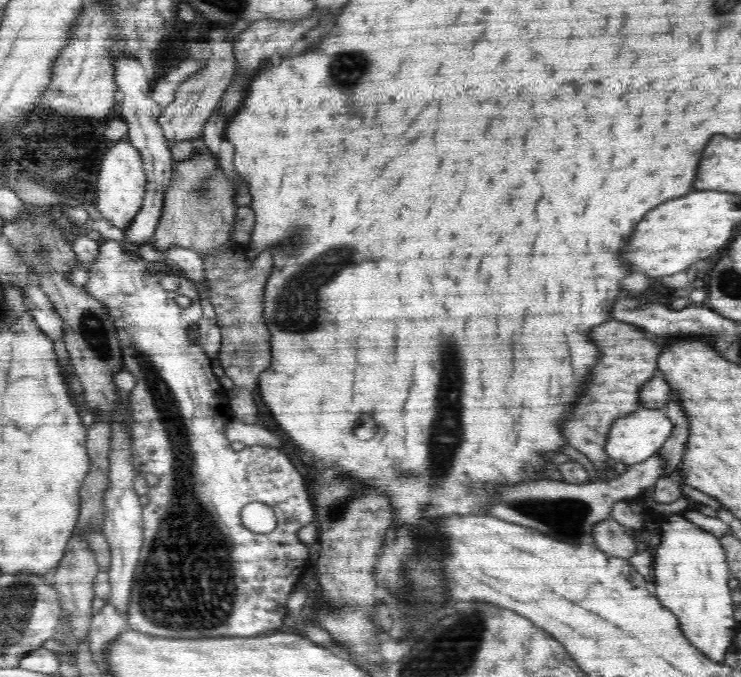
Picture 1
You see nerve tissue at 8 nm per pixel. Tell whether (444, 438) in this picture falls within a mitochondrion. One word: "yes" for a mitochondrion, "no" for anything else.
yes

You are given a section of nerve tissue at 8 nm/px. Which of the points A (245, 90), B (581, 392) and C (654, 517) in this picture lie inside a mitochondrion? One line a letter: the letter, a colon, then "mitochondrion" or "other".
A: other
B: other
C: other

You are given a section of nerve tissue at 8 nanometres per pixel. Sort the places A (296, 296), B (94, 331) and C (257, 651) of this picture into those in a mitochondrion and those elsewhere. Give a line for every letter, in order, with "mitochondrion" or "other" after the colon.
A: mitochondrion
B: mitochondrion
C: other

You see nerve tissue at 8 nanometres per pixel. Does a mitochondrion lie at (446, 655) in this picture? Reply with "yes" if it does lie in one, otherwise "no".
yes

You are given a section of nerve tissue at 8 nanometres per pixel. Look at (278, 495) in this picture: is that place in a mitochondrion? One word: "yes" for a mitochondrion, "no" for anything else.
no

